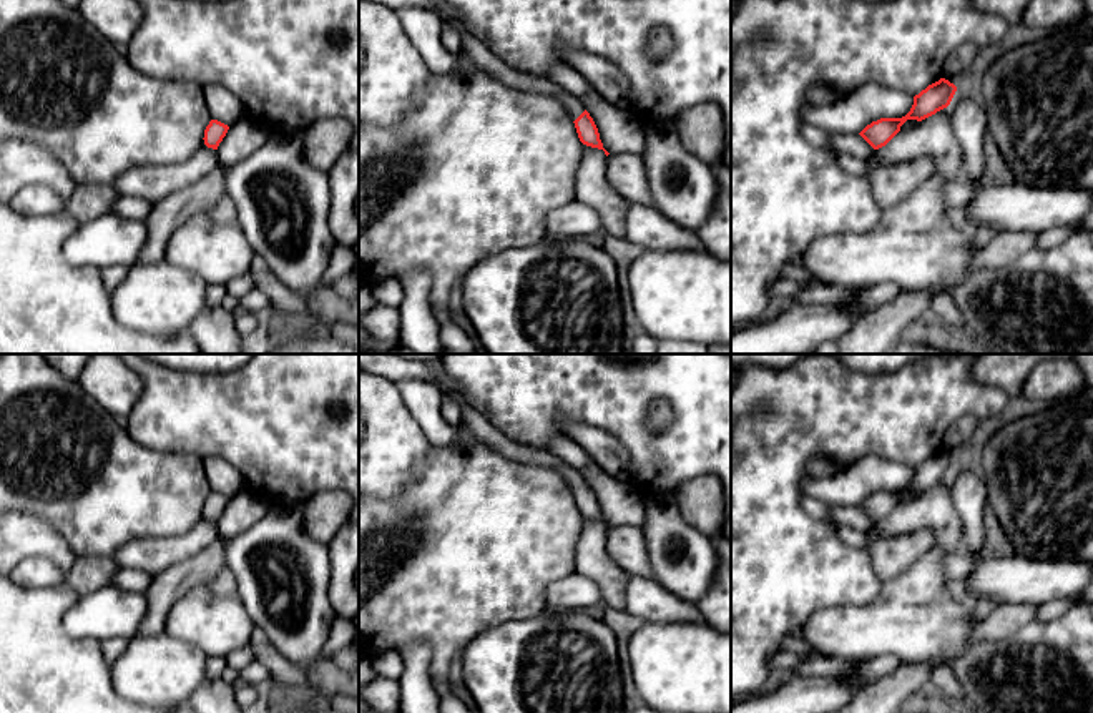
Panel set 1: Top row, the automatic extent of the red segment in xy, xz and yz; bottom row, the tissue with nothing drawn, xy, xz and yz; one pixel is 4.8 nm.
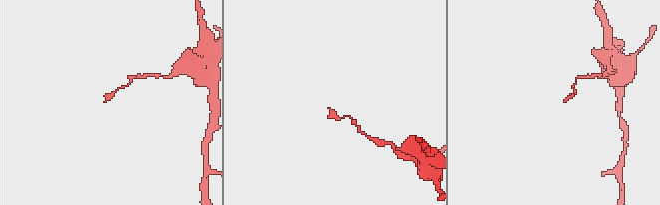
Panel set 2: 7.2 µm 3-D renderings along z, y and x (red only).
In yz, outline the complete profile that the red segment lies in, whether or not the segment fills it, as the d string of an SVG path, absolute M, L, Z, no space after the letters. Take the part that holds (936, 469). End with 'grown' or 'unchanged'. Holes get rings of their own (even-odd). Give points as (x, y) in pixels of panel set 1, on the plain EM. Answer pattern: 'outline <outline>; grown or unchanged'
outline M945 450L929 457L914 469L910 484L902 490L880 490L867 497L859 507L874 520L885 519L907 492L922 494L937 484L947 480L957 464L957 459Z; unchanged

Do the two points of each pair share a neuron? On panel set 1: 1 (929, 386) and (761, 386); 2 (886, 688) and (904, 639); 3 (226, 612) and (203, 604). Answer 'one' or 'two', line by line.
1: one
2: two
3: one

